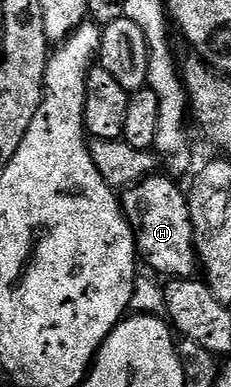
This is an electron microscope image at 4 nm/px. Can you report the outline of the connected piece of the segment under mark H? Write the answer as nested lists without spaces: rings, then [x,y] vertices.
[[[150,176],[144,182],[138,182],[124,191],[125,218],[133,225],[135,250],[140,261],[150,266],[157,274],[169,274],[173,280],[189,280],[194,277],[195,254],[191,247],[191,228],[189,207],[184,193],[175,187],[165,187],[157,179]]]

